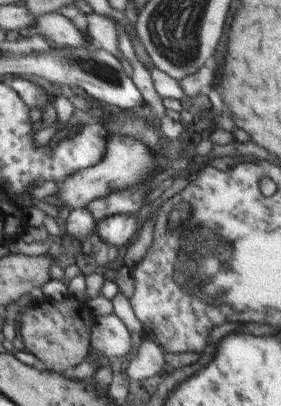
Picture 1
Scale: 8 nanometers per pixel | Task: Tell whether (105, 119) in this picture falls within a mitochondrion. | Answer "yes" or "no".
no

